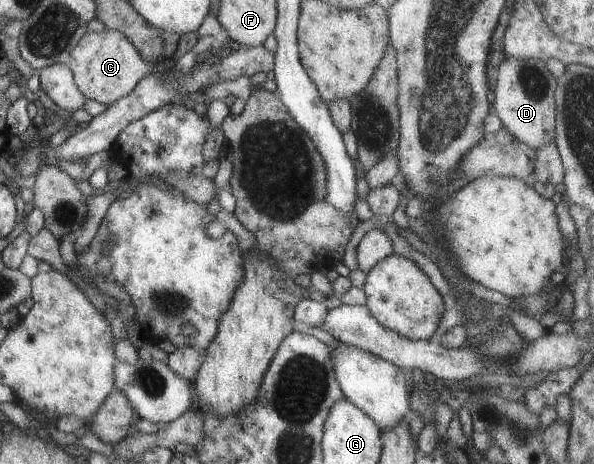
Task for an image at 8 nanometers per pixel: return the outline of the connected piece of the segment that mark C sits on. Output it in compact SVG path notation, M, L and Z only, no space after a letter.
M114 29L85 33L69 54L67 64L79 91L87 99L95 99L106 106L126 96L143 77L151 73L151 65L141 57L132 41Z

